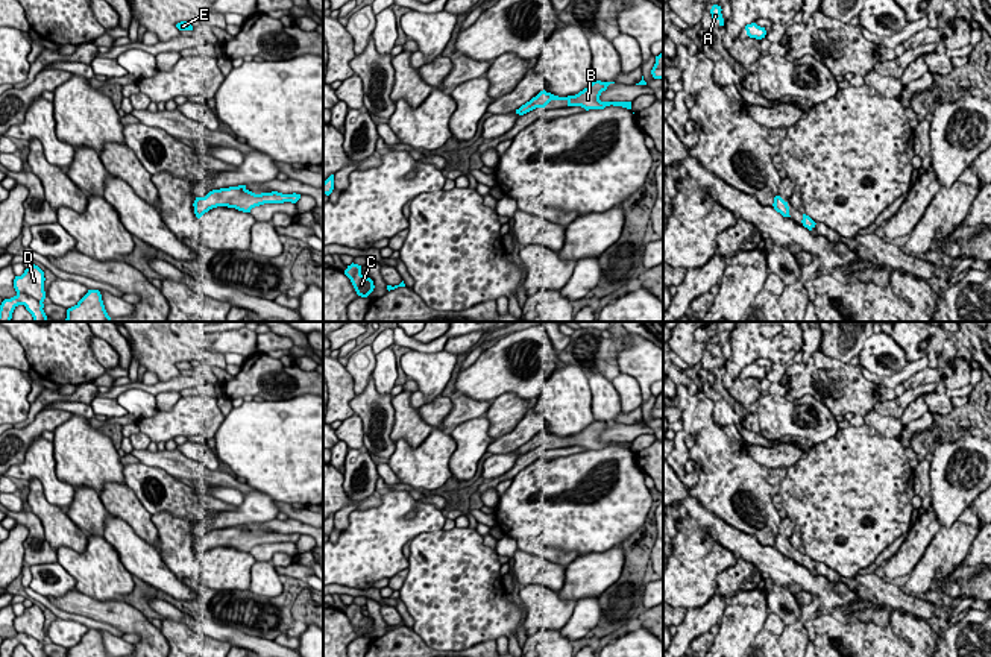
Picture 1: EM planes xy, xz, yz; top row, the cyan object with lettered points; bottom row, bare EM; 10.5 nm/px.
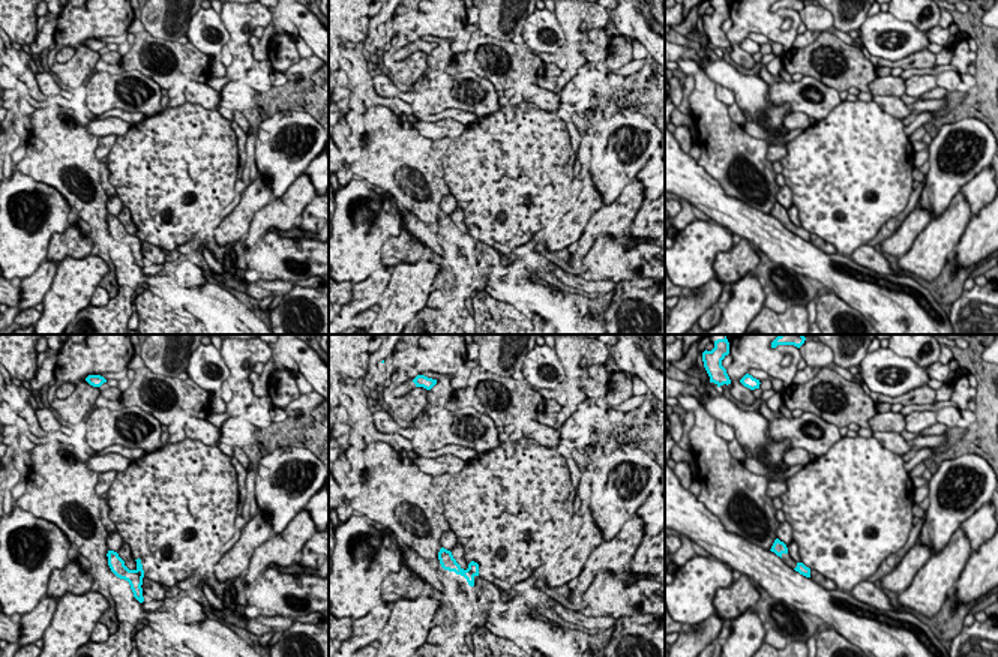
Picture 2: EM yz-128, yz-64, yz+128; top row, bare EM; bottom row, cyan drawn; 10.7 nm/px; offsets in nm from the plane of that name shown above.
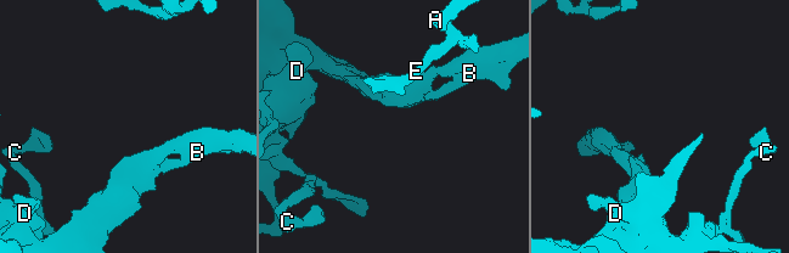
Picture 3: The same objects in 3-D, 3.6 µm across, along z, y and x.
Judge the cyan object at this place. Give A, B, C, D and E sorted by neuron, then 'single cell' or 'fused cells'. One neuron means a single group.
groups A B C D E; single cell

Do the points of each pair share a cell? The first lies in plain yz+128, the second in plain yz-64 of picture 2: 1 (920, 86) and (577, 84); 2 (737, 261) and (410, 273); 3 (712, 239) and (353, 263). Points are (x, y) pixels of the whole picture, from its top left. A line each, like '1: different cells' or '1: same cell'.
1: same cell
2: different cells
3: same cell

